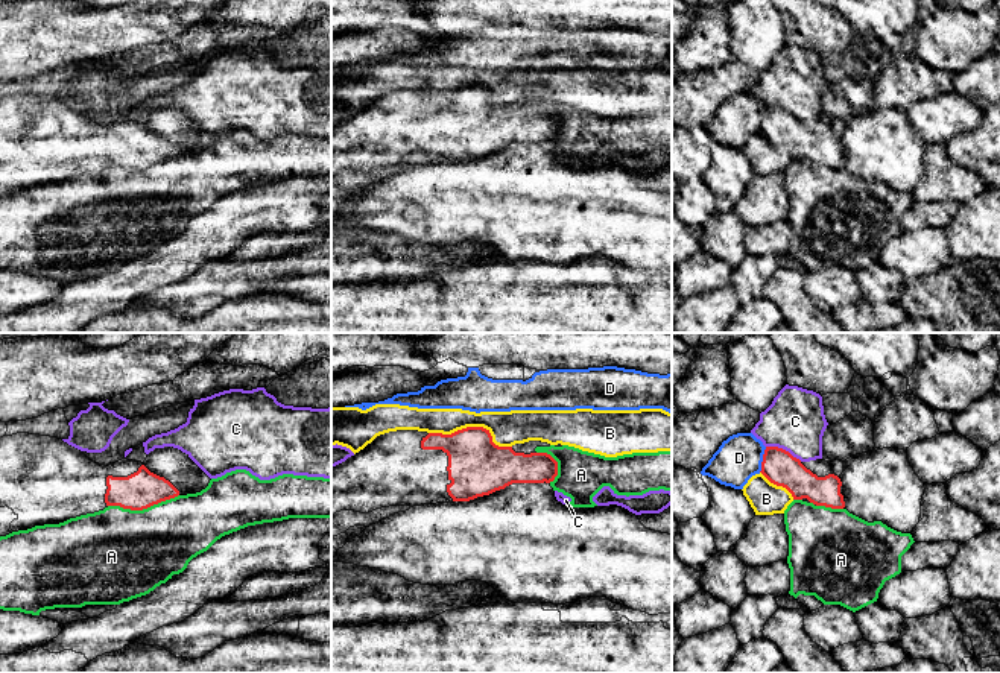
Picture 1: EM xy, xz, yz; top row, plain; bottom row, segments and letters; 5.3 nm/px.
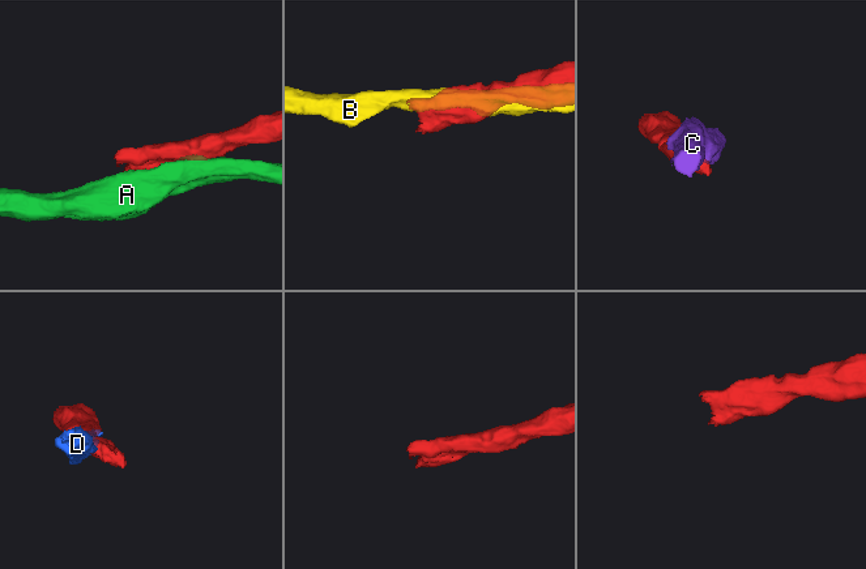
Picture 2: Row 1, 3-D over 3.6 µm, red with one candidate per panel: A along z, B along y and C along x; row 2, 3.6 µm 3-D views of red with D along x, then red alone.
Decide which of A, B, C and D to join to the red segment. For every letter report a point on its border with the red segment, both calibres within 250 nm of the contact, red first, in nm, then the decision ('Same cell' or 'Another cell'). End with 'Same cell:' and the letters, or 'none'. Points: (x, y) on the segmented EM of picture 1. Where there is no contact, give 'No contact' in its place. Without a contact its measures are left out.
A: Touches red at xy (143, 508). Thickness 200 nm (red) against 460 nm. Another cell
B: Touches red at xz (473, 427). Thickness 300 nm (red) against 180 nm. Another cell
C: Touches red at yz (784, 450). Thickness 180 nm (red) against 320 nm. Another cell
D: Touches red at yz (763, 459). Thickness 180 nm (red) against 240 nm. Another cell
Same cell: none

